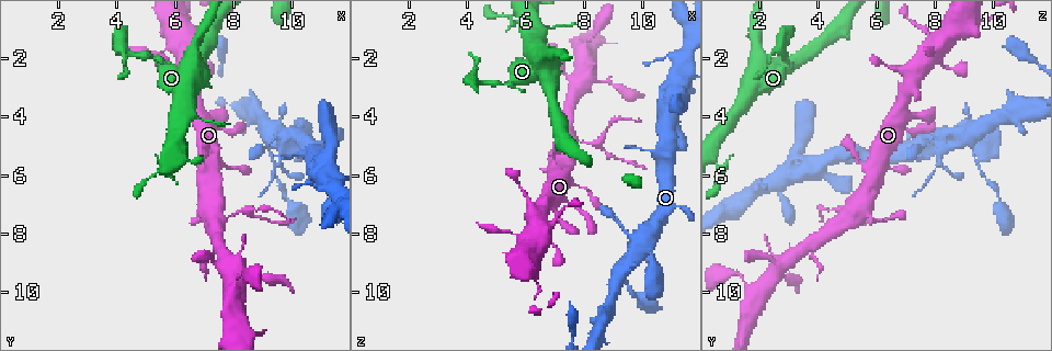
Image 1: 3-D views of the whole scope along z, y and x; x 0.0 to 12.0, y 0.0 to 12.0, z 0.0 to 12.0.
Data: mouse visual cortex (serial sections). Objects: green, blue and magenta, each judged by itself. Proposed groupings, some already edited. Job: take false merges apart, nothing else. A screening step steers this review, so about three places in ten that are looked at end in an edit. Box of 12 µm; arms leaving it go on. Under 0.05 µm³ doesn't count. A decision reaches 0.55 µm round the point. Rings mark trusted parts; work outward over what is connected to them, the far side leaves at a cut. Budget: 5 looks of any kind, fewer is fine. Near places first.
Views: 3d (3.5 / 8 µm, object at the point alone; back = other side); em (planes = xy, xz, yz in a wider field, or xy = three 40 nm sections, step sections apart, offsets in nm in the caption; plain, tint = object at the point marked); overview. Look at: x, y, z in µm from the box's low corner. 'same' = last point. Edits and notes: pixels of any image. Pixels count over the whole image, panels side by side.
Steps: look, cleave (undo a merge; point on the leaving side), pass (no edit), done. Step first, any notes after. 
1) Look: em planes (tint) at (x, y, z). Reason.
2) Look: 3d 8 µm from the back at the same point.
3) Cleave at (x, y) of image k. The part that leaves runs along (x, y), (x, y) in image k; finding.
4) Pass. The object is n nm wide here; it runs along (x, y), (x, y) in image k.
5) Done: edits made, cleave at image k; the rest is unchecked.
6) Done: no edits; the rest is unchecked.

Look: 3d 3.5 µm at (7.6, 7.5, 4.8).

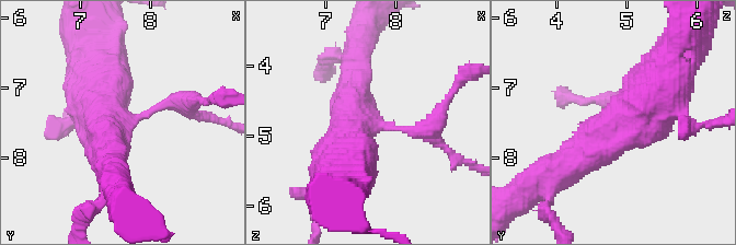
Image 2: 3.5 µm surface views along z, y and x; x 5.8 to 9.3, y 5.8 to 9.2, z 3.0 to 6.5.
Look: em planes (tint) at (7.65, 7.50, 4.85). Need the tissue.

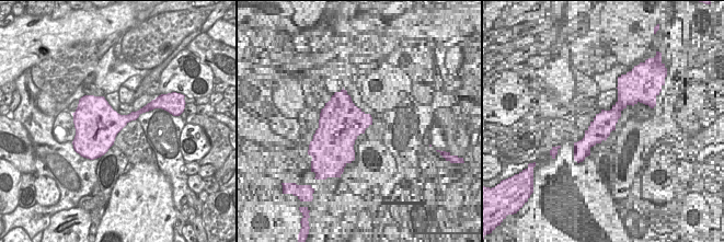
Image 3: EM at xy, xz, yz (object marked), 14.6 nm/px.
Cleave at (429, 131) of image 2. A border runs along (137, 111), (141, 113) in image 3; two cells meet here.

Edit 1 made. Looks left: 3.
Look: 3d 3.5 µm at (5.1, 2.0, 2.9). A narrow waist.

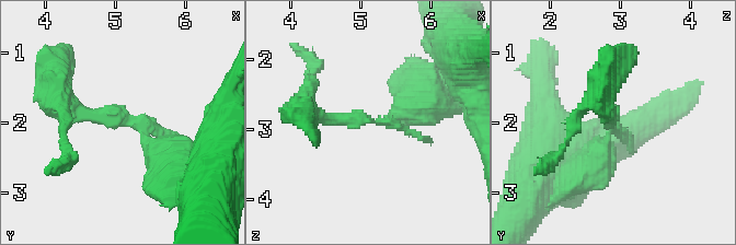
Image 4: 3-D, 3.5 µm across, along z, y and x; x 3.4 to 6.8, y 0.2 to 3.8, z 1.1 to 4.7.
Look: em planes (plain) at (5.15, 2.05, 2.90). Now the EM.

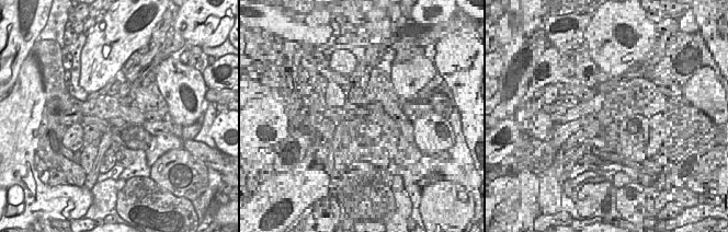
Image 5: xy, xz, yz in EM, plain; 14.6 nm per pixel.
Look: em planes (tint) at the same point. With the object marked.

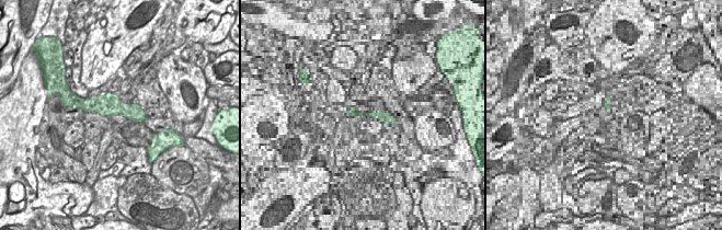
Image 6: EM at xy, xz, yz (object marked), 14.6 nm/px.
Pass. It runs along (176, 168), (140, 125), (62, 97) in image 4; all the same cell.

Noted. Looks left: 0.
Done: edits made, cleave at image 2; the rest is unchecked.

